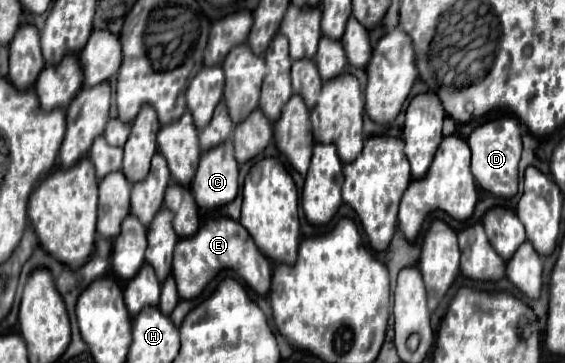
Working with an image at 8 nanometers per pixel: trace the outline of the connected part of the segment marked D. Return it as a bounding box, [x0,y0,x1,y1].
[468,115,522,197]

